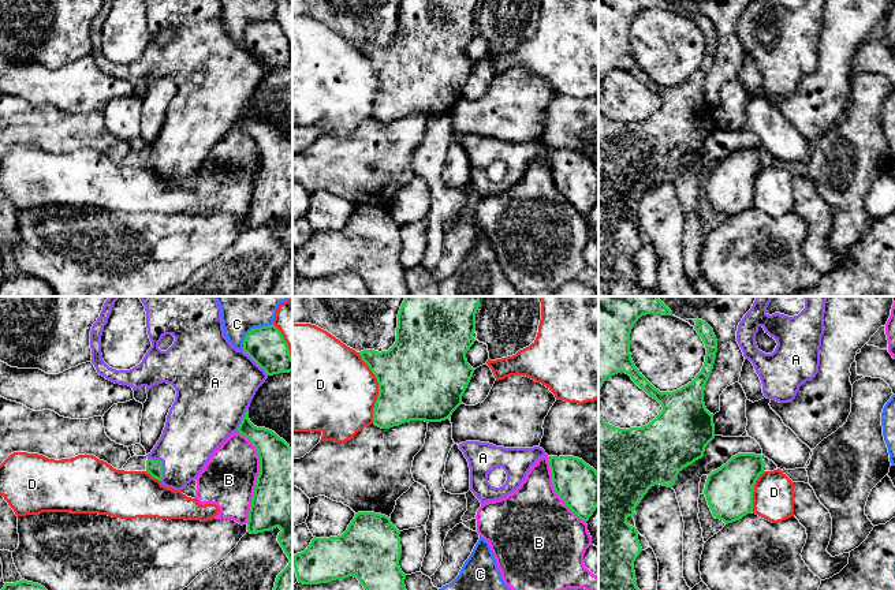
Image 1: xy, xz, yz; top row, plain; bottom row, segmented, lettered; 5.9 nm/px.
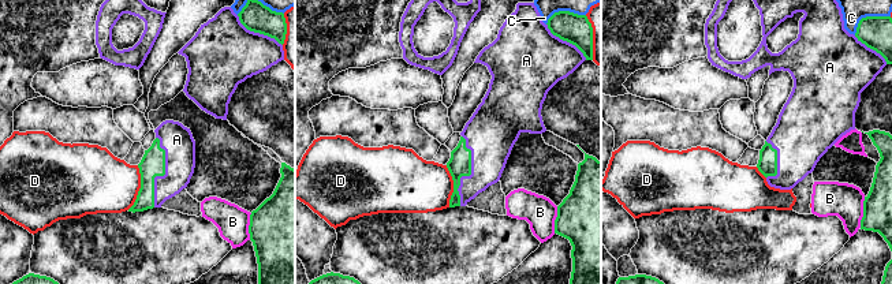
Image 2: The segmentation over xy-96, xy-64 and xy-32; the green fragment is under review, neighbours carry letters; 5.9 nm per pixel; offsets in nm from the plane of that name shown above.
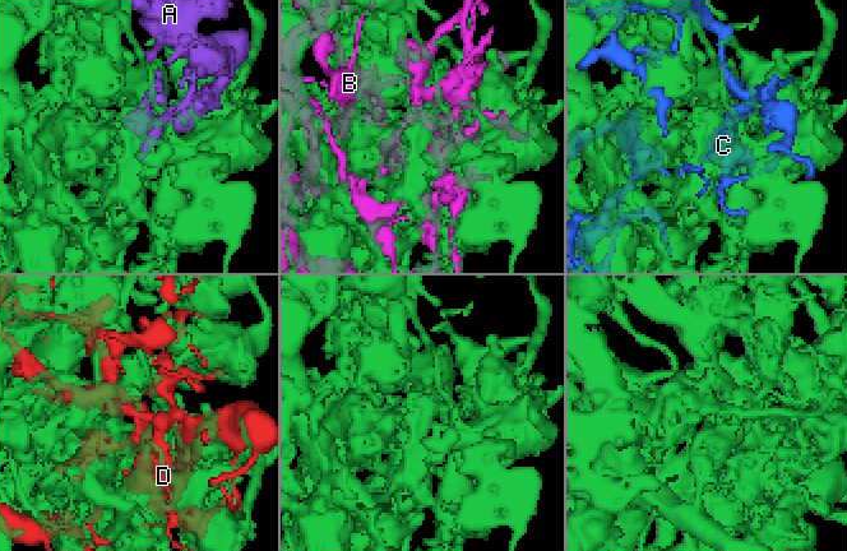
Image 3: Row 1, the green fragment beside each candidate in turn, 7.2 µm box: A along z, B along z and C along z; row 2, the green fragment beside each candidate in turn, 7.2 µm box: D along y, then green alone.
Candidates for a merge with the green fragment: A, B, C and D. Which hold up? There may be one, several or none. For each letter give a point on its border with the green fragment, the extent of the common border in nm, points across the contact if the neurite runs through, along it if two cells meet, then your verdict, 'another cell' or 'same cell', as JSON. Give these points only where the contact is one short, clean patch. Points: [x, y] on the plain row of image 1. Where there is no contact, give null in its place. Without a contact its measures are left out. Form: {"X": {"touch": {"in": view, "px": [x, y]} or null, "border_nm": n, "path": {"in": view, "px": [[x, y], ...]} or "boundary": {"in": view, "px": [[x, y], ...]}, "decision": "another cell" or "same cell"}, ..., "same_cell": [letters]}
{"A": {"touch": {"in": "xy", "px": [161, 159]}, "border_nm": 160, "decision": "same cell"}, "B": {"touch": {"in": "xy", "px": [257, 171]}, "border_nm": 550, "decision": "another cell"}, "C": {"touch": {"in": "xy", "px": [252, 23]}, "border_nm": 240, "decision": "another cell"}, "D": {"touch": {"in": "xz", "px": [379, 82]}, "border_nm": 420, "decision": "another cell"}, "same_cell": ["A"]}

